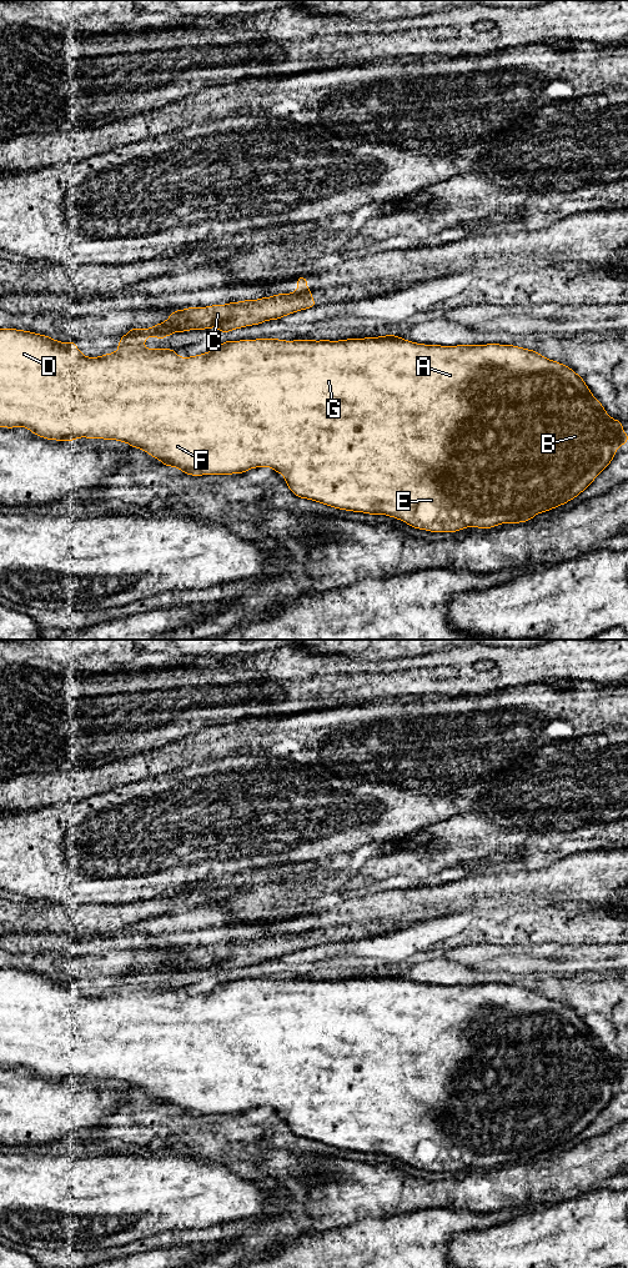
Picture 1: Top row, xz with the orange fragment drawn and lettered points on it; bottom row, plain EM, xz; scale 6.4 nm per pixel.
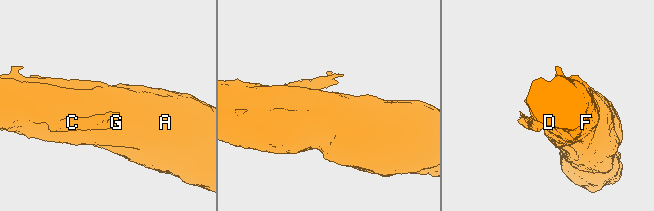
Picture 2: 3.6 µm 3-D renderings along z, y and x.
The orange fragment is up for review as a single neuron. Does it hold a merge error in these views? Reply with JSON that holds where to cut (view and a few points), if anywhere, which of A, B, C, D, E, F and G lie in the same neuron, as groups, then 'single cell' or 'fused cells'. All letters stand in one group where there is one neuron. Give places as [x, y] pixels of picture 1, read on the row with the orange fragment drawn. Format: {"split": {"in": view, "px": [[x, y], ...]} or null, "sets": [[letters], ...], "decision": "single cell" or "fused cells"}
{"split": {"in": "xz", "px": [[165, 321], [170, 334]]}, "sets": [["A", "B", "D", "E", "F", "G"], ["C"]], "decision": "fused cells"}

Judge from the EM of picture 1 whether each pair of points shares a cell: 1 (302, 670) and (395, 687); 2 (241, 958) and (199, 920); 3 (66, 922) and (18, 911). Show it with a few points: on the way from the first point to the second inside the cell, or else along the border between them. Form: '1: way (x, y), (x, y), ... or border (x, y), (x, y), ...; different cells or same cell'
1: way (321, 686), (371, 686); same cell
2: way (231, 948), (225, 946), (209, 930); same cell
3: way (54, 918), (30, 917); same cell

